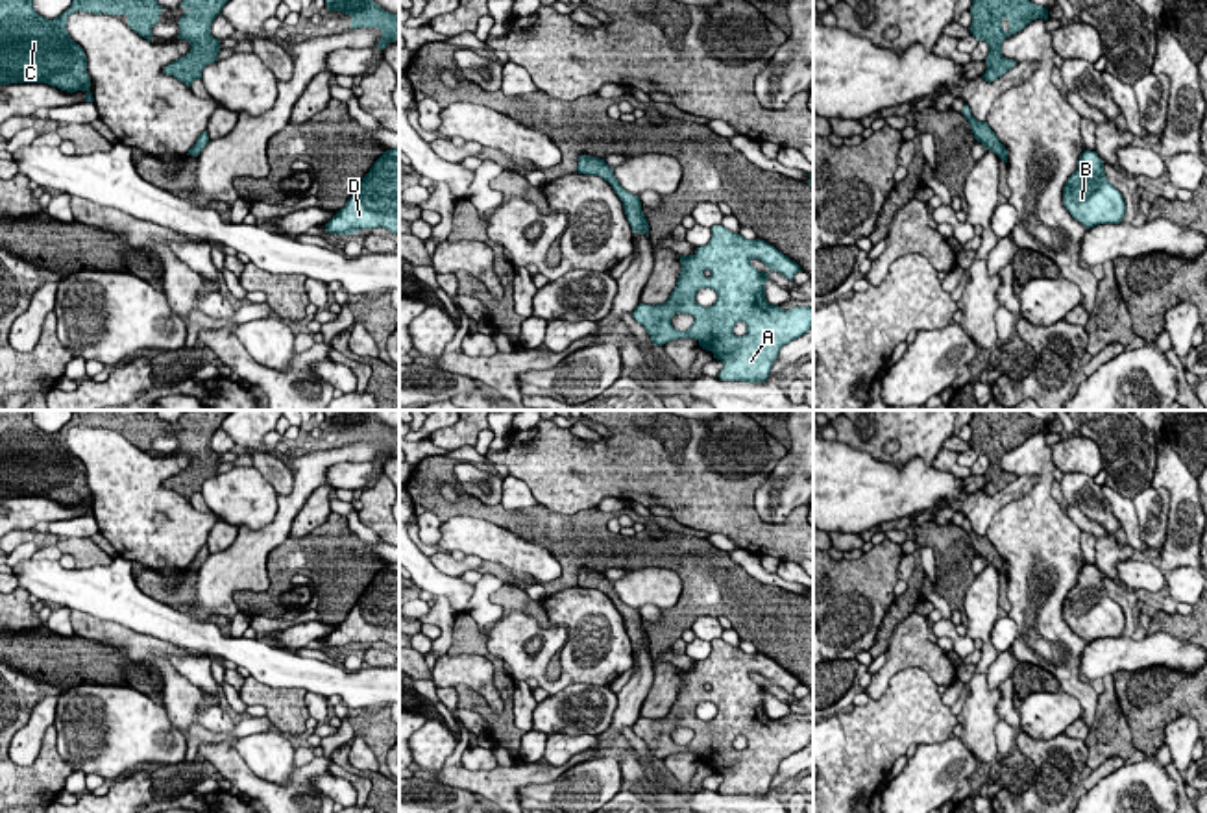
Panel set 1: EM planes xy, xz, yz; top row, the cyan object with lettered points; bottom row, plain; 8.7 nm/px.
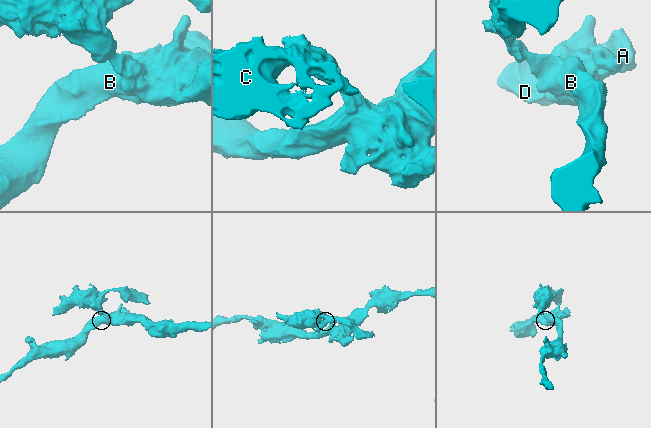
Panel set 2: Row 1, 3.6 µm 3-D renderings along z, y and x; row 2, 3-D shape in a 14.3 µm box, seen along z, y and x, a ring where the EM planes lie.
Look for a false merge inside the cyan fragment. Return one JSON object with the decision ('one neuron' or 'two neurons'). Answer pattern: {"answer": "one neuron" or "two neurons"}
{"answer": "two neurons"}

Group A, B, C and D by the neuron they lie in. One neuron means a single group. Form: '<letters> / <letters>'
A B D / C

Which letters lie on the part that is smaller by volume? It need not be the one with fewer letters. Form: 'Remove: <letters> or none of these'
Remove: C

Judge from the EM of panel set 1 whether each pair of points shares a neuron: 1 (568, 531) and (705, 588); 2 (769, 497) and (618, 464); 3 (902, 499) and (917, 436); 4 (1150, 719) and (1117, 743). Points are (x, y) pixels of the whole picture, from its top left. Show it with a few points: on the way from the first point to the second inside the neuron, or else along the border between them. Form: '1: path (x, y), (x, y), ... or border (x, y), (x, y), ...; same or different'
1: path (603, 549), (671, 553); same
2: border (780, 459), (755, 494), (755, 510), (766, 523); different
3: border (869, 453), (897, 466), (921, 457), (930, 466); different
4: border (1115, 693), (1130, 728), (1132, 743), (1146, 754); different

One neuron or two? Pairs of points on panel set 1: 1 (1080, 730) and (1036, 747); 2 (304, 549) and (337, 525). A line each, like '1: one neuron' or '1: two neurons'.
1: two neurons
2: one neuron

